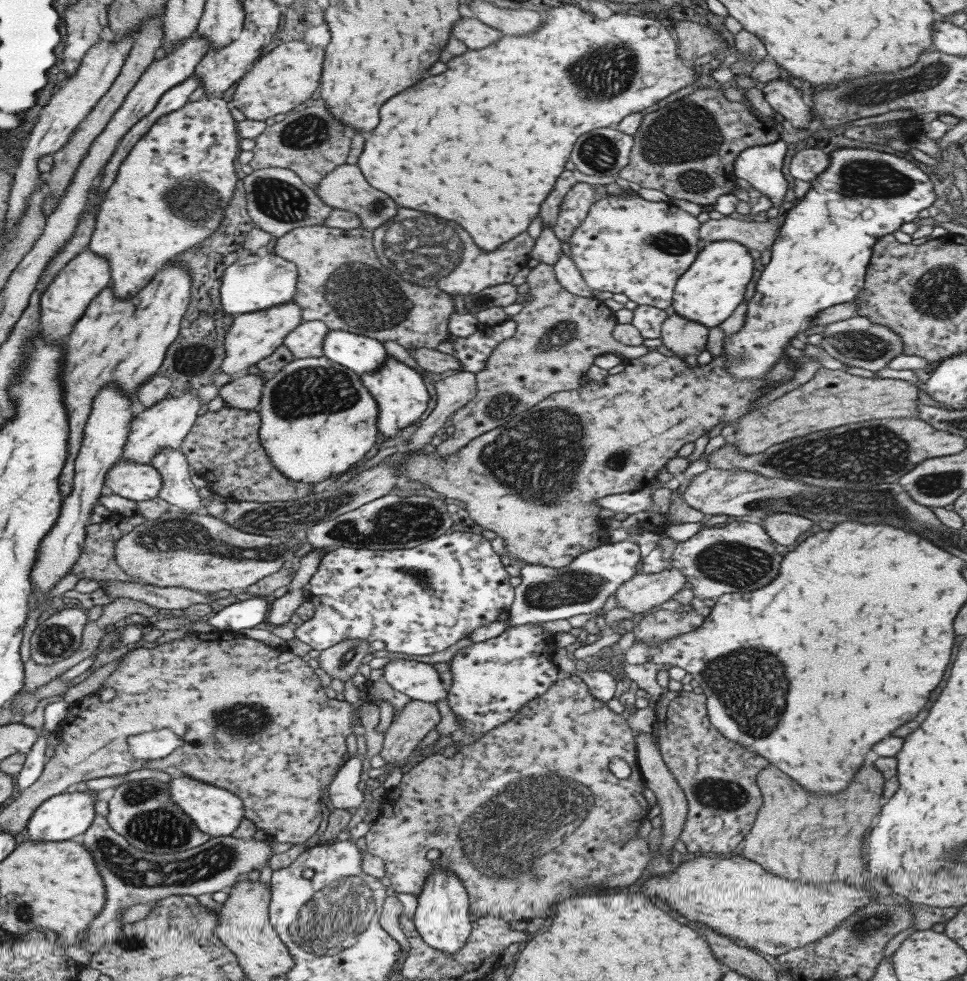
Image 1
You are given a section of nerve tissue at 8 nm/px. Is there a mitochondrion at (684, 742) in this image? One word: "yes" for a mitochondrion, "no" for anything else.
no

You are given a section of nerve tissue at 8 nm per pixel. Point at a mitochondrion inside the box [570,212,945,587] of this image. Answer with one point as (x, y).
(858, 455)

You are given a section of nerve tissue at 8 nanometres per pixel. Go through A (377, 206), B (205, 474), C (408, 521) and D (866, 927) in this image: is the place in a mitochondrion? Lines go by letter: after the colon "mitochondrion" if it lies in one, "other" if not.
A: mitochondrion
B: other
C: mitochondrion
D: mitochondrion

